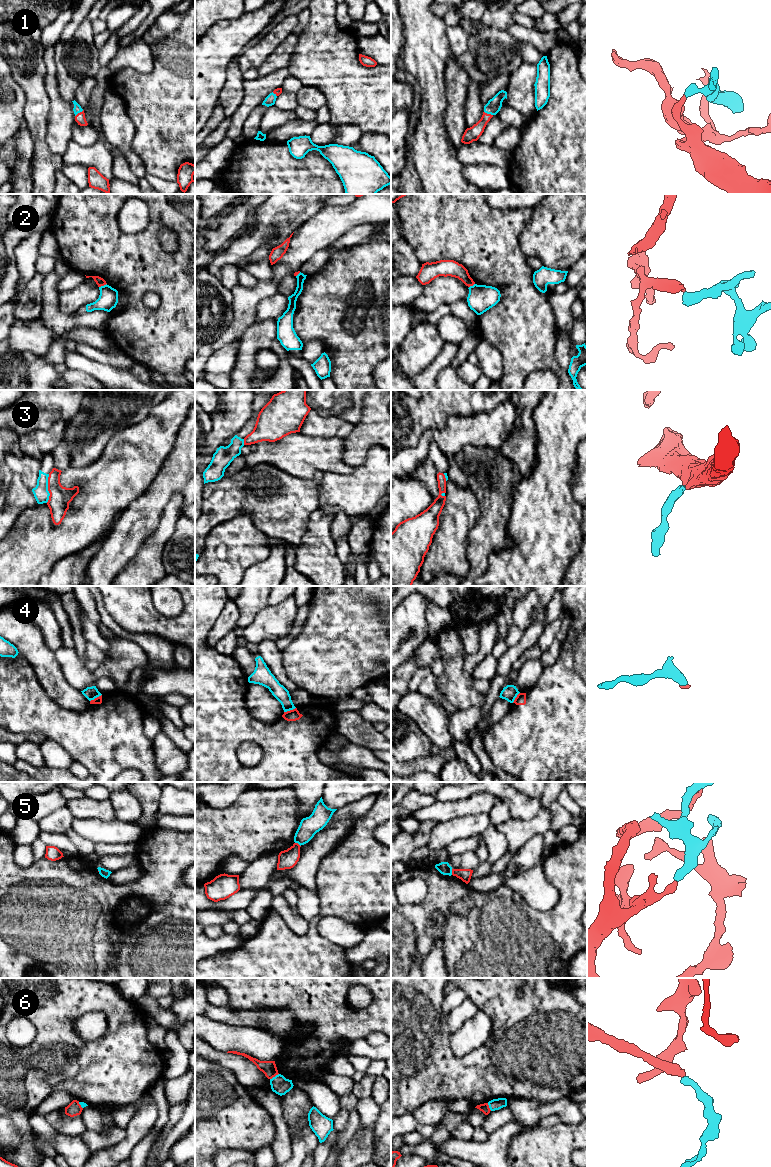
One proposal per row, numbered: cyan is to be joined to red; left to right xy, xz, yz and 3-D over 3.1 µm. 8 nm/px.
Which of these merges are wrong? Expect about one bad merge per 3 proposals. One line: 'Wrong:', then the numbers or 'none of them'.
Wrong: 2, 3, 4, 5, 6

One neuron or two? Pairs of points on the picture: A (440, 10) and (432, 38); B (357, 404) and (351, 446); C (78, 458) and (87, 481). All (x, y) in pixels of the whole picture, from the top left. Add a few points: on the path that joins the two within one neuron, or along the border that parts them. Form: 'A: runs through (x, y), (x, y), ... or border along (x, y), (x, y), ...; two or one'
A: border along (432, 10), (442, 18); two
B: border along (363, 402), (361, 417), (354, 425); two
C: border along (101, 453), (87, 465), (70, 466); two

